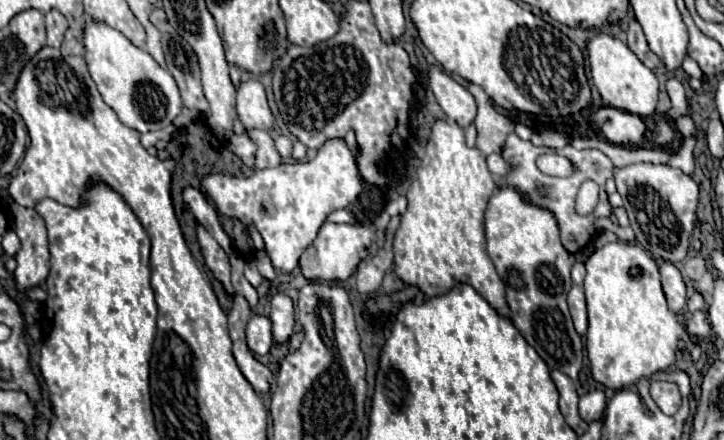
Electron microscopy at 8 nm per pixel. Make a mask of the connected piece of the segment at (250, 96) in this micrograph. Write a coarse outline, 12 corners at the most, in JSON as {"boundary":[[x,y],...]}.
{"boundary":[[257,80],[237,88],[245,130],[273,130],[275,118]]}

